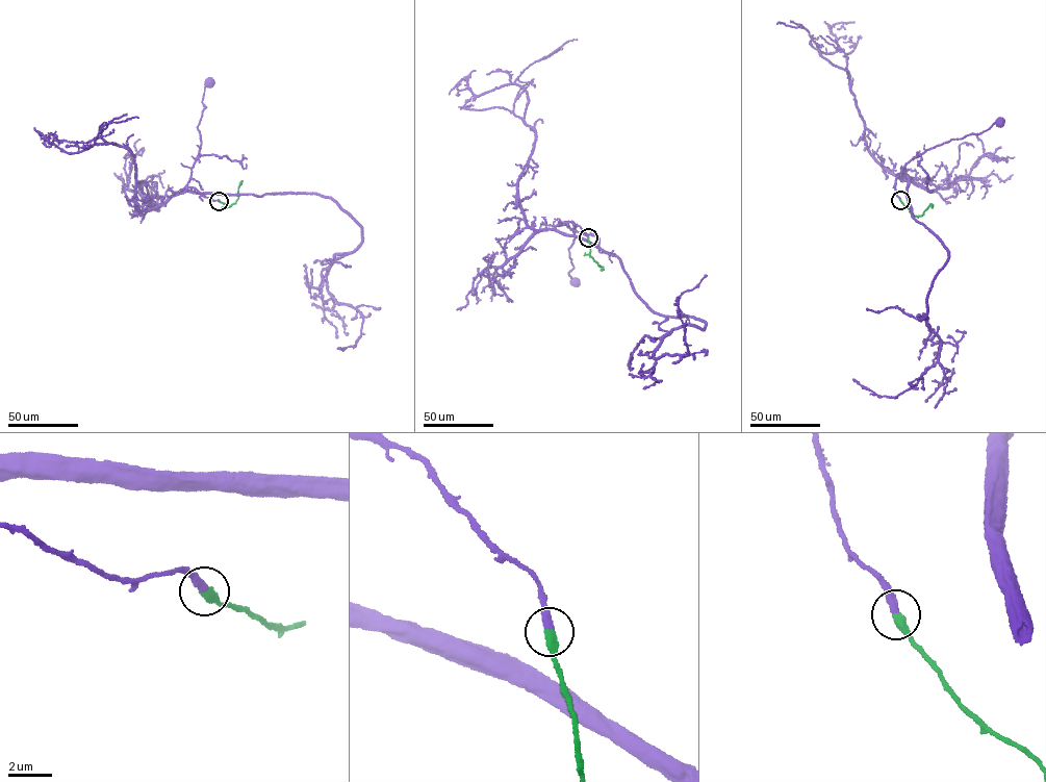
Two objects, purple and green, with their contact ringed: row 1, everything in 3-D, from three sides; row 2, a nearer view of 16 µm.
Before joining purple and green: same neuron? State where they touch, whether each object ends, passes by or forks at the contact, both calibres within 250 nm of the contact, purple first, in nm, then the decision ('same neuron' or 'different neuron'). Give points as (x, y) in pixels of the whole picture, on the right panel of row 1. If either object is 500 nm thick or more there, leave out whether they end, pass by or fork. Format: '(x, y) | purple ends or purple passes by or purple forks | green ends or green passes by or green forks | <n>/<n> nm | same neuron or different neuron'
(900, 200) | purple ends | green ends | 380/440 nm | same neuron

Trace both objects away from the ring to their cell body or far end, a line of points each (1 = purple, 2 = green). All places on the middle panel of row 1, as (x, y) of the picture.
1: (588, 237), (571, 221), (559, 224), (565, 222), (575, 233), (568, 248), (572, 269), (568, 274), (575, 282)
2: (588, 237), (589, 254), (603, 267), (601, 270)

